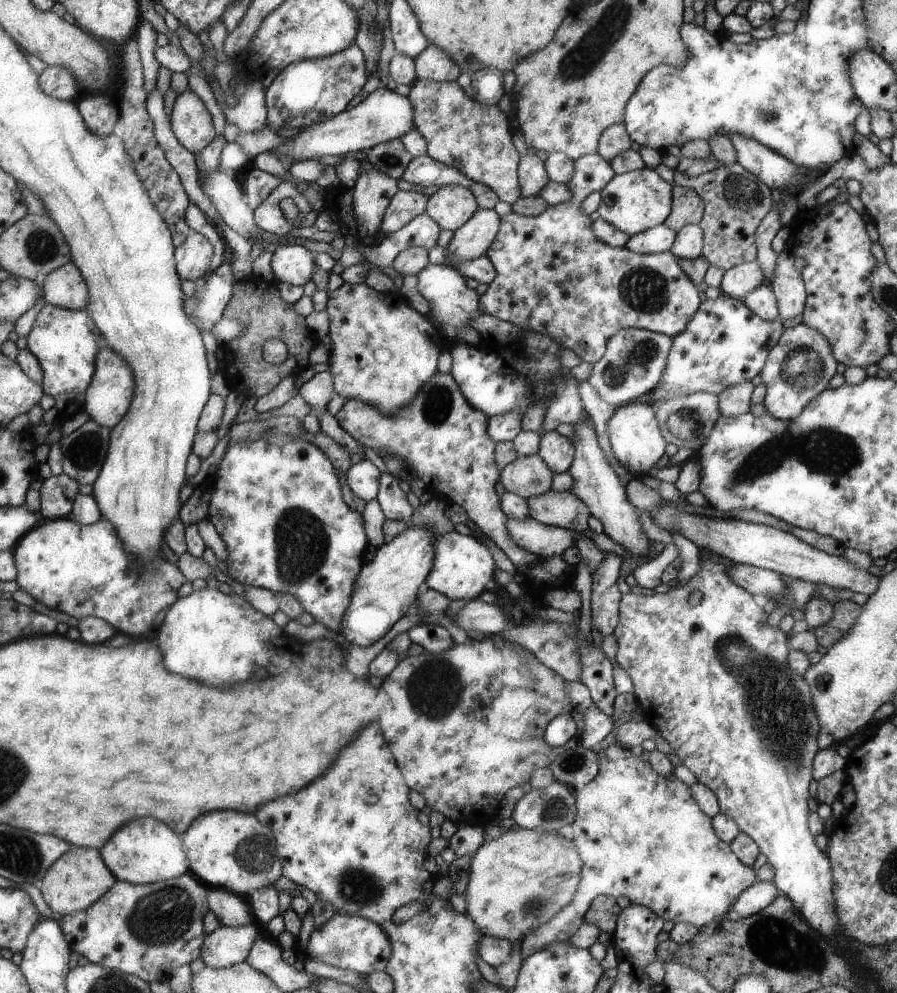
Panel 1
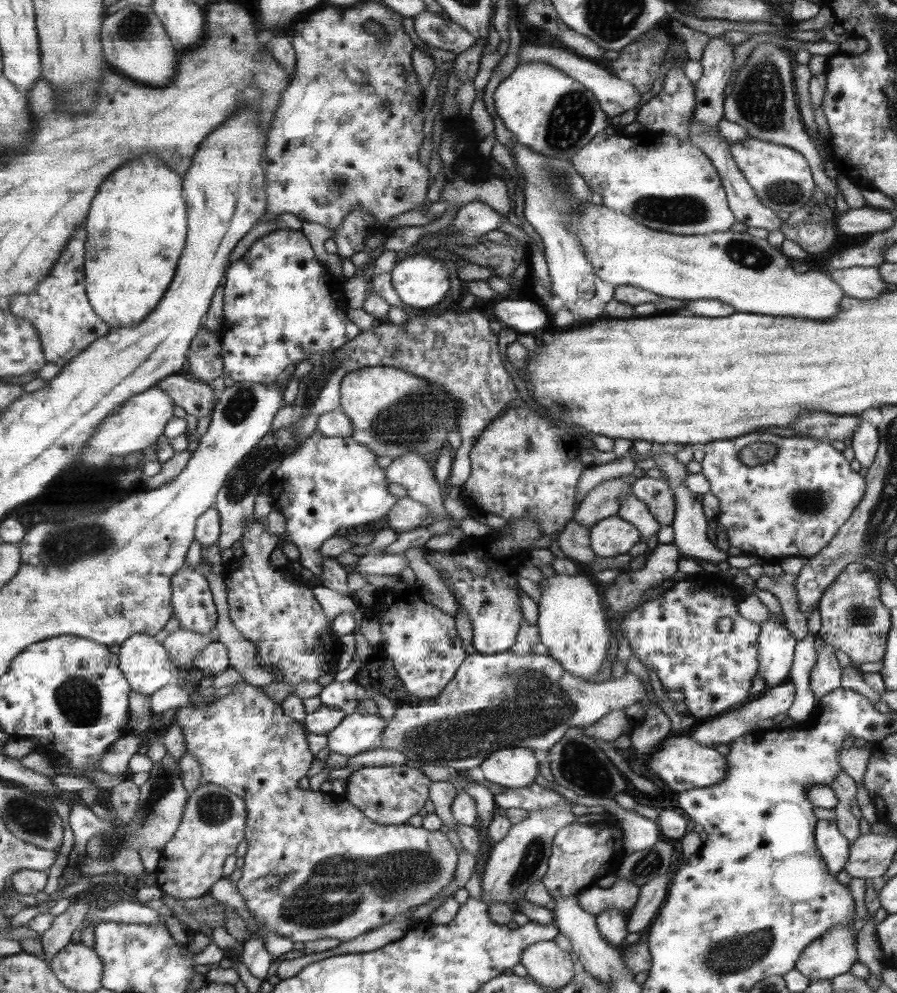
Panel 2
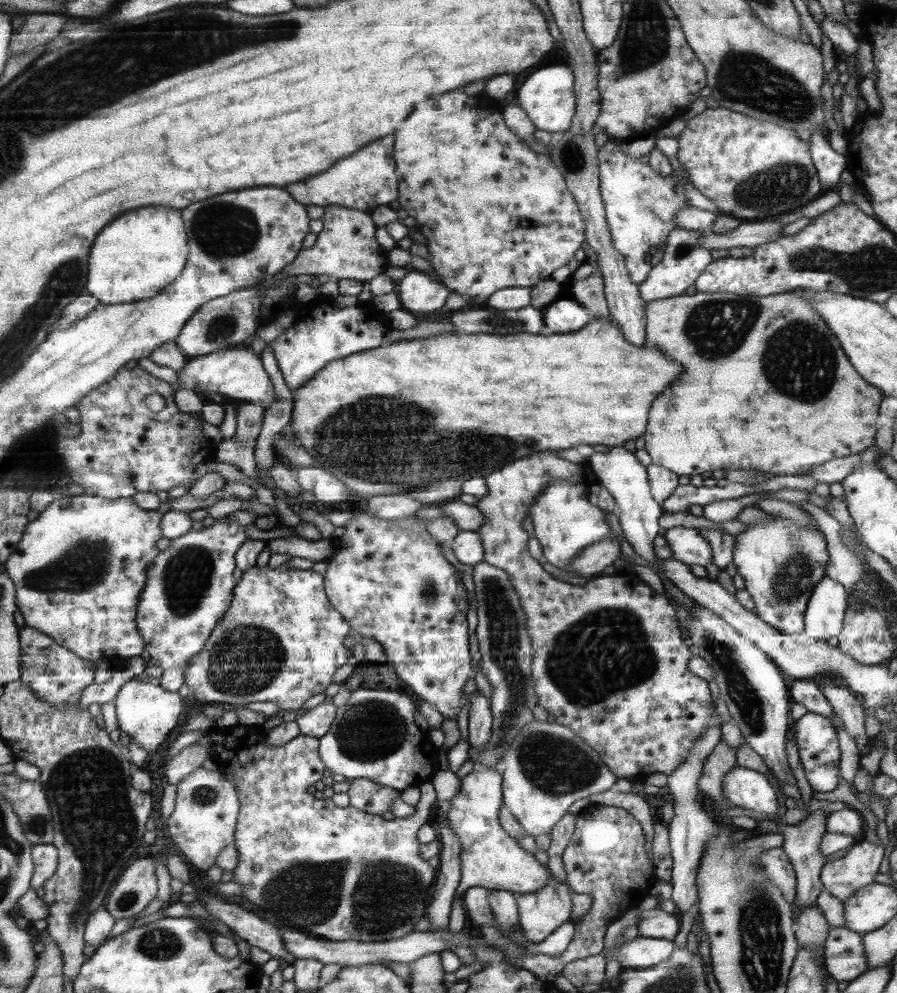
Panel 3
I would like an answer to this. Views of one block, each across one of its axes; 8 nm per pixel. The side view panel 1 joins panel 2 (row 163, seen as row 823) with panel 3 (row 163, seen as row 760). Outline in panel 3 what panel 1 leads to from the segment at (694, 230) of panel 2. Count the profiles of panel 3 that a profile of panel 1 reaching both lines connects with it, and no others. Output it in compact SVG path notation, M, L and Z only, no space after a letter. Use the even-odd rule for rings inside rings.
M610 139L599 149L601 197L615 247L625 256L626 268L632 282L642 284L653 269L644 266L646 252L668 240L677 224L676 213L689 206L683 179L672 173L663 175L649 164L632 159L620 149L620 142Z

